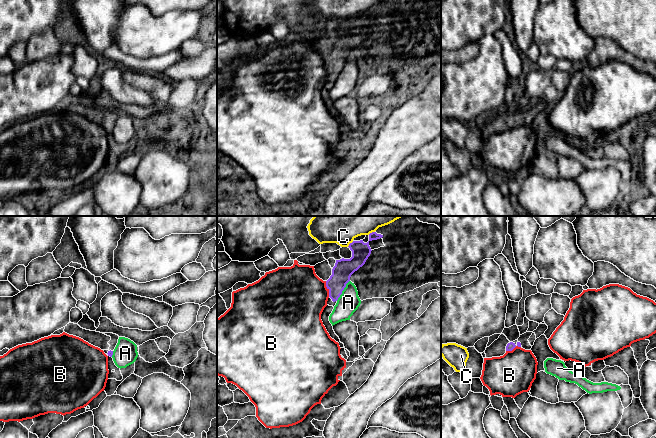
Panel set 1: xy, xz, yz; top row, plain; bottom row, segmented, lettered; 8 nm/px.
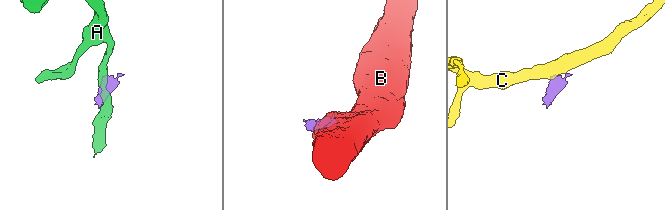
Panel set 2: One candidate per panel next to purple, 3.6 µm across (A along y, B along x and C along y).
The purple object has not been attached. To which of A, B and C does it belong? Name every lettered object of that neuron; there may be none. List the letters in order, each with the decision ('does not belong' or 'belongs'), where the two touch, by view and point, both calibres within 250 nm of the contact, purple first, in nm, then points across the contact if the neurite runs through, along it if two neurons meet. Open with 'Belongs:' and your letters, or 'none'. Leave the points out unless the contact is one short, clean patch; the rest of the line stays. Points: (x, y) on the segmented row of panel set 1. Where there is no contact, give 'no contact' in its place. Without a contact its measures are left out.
Belongs: none
A: does not belong; contact xz (343, 289); calibres 160 and 170 nm; border xz (349, 280), (336, 300)
B: does not belong; contact xz (327, 288); calibres 160 and 460 nm; border xz (325, 281), (329, 296)
C: does not belong; contact xz (350, 243); calibres 160 and 420 nm; border xz (353, 241), (347, 246)

